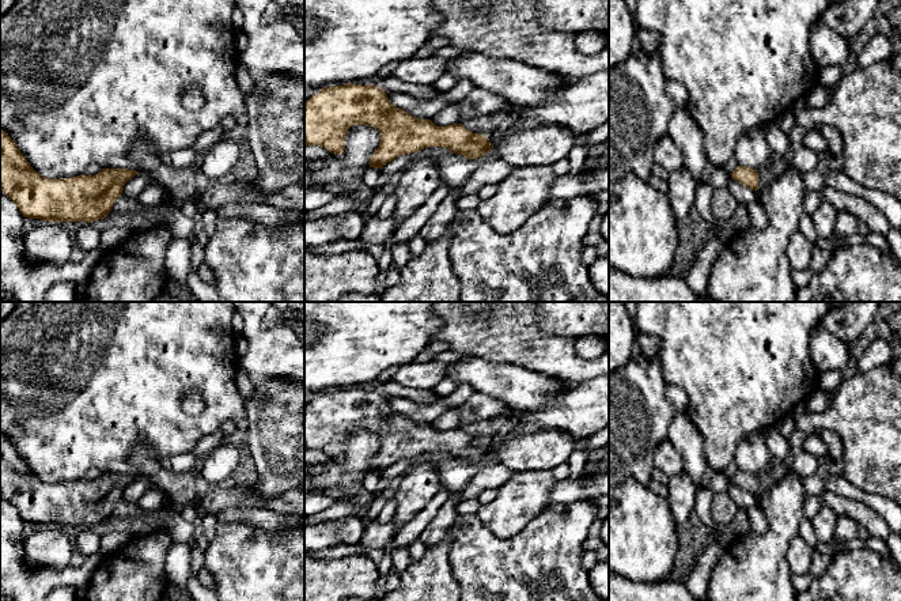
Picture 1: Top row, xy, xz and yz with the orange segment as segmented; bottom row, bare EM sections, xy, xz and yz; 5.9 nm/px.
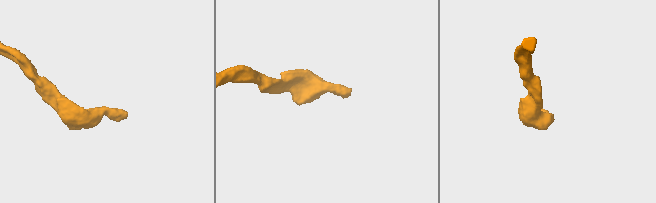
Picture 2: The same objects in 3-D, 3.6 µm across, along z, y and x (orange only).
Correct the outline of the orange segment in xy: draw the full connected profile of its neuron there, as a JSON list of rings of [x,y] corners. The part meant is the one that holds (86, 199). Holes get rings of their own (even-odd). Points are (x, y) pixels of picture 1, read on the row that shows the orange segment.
[[[0,126],[0,188],[29,219],[45,222],[84,222],[91,223],[106,218],[114,201],[122,194],[125,184],[139,174],[128,169],[102,169],[95,175],[76,175],[71,178],[50,179],[37,173],[16,143]]]

